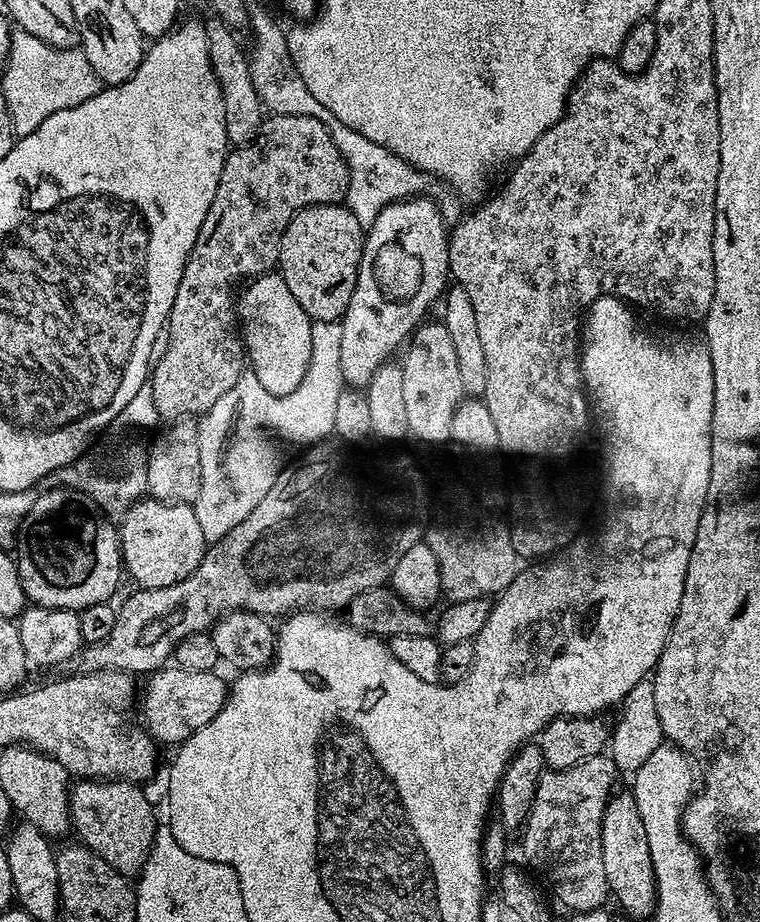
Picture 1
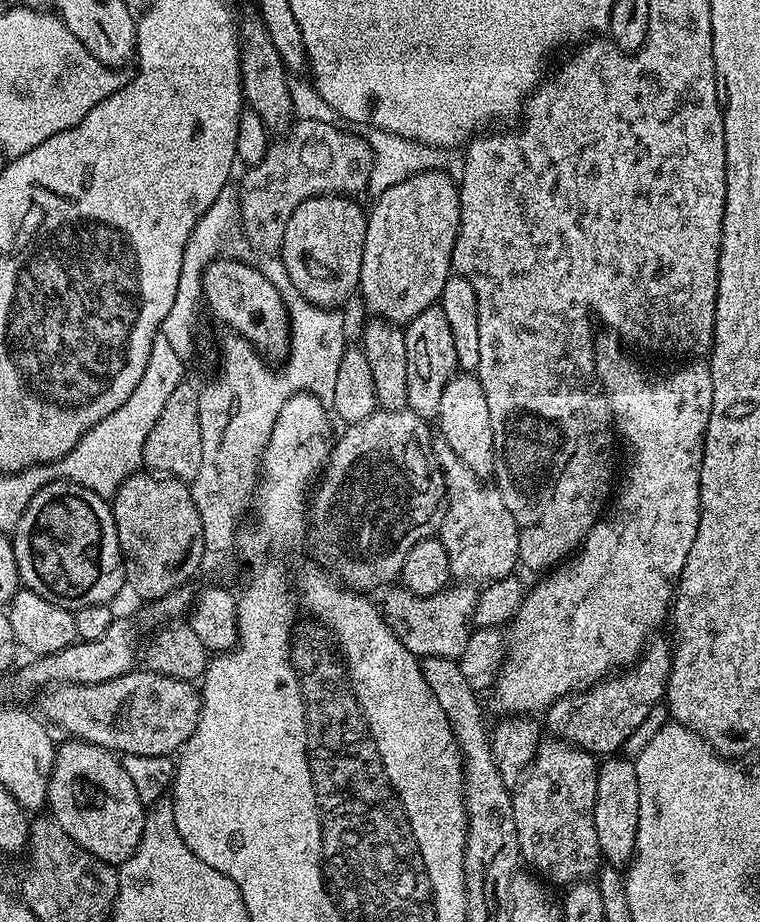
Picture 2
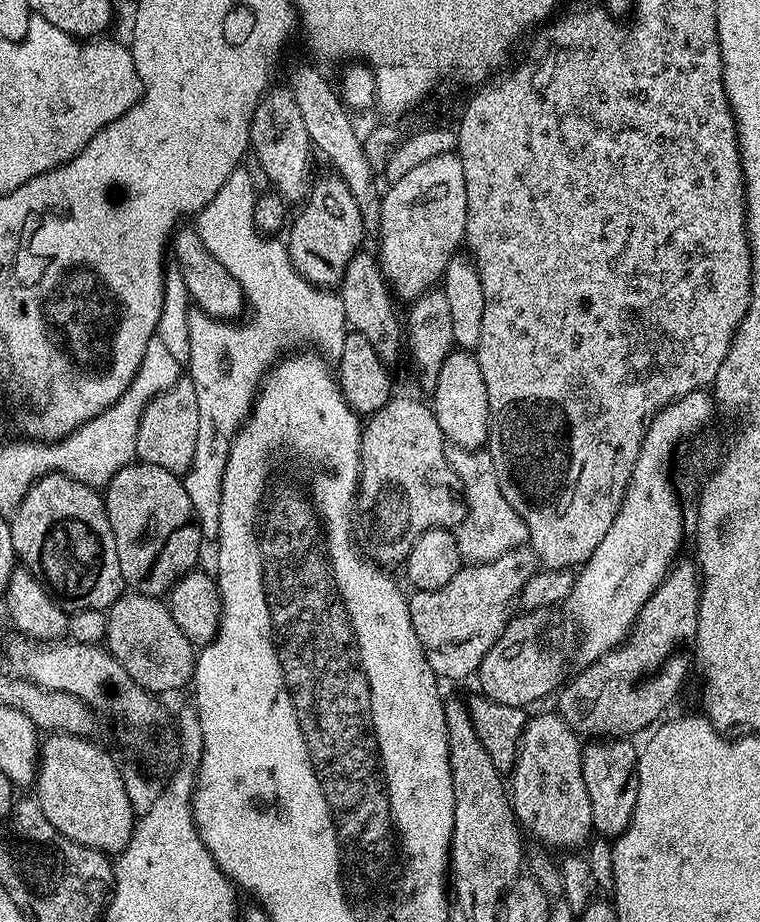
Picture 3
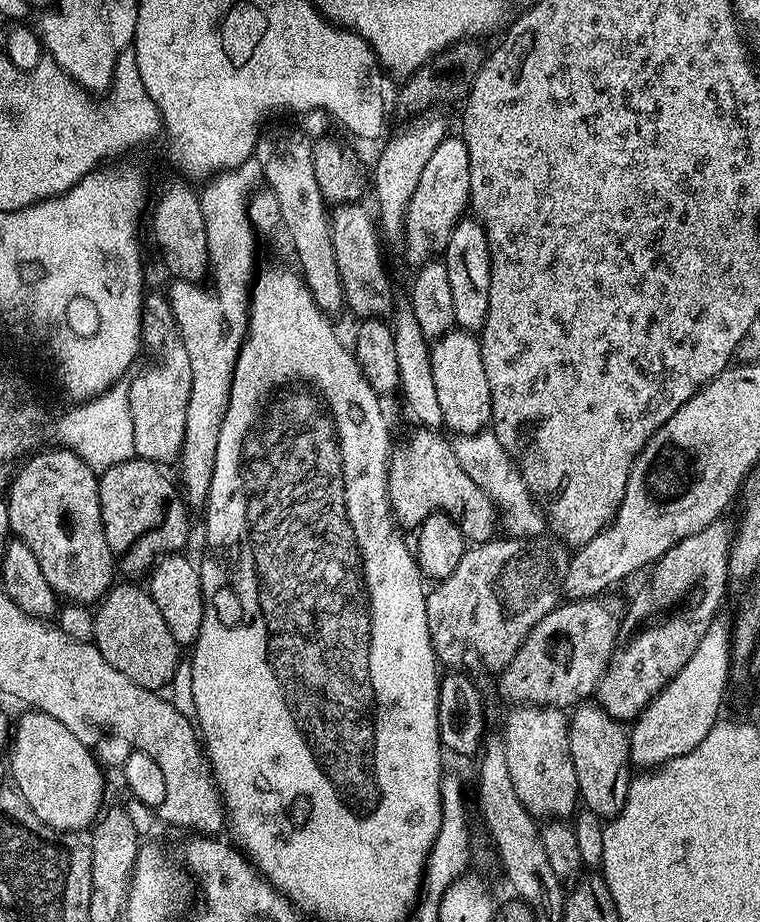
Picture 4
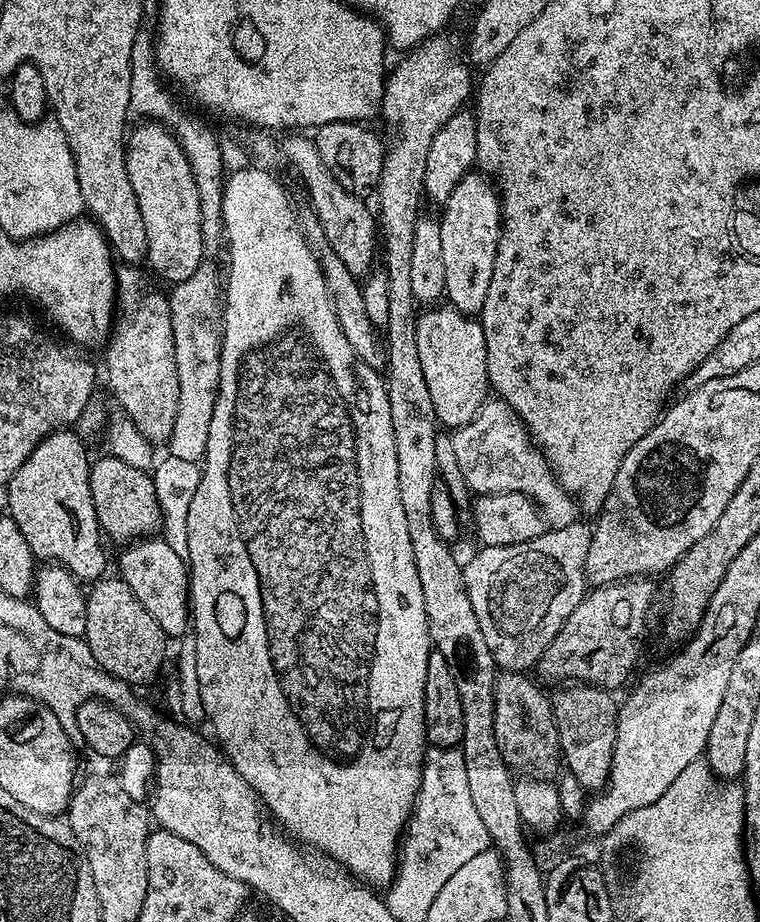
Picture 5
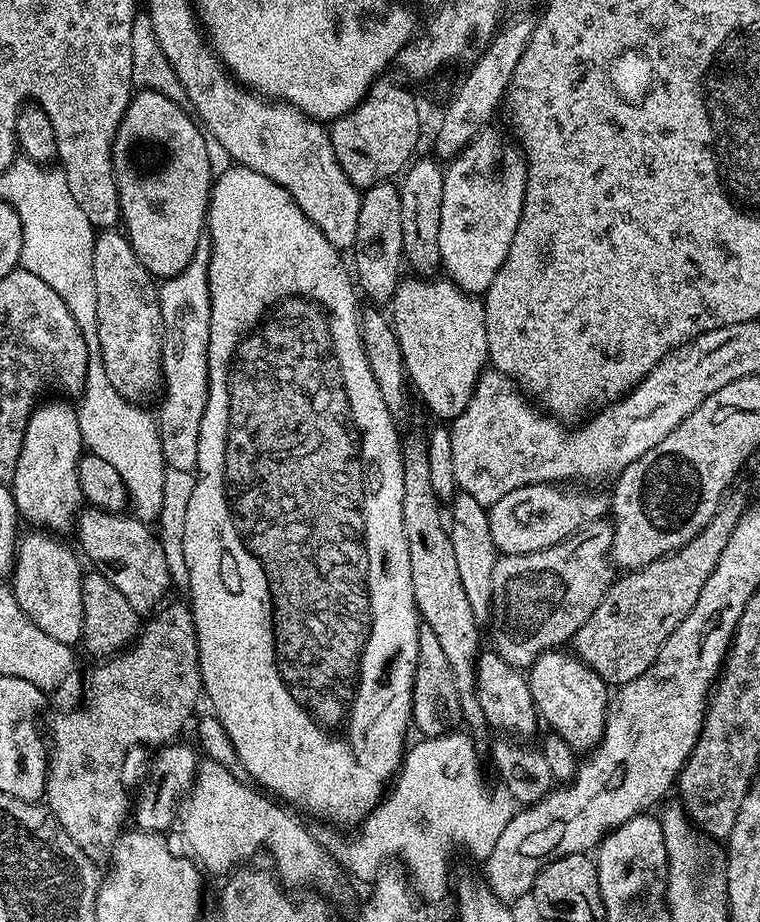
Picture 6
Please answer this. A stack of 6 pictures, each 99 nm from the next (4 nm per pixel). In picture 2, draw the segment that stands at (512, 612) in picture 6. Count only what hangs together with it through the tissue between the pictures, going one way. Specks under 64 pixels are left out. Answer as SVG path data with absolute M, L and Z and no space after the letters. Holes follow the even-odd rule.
M392 586L383 593L384 621L402 642L402 646L406 646L406 650L413 652L416 657L441 656L456 660L462 654L462 650L466 650L466 642L470 635L470 629L473 627L472 615L474 614L477 595L477 589L472 586L449 586L443 588L438 594L430 594L429 596L415 596L409 588Z

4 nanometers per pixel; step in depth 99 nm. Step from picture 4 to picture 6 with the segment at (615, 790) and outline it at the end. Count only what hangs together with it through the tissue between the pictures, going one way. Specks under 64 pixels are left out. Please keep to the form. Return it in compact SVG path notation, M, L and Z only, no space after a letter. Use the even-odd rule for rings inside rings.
M553 650L544 652L533 663L532 667L527 669L528 685L530 694L536 703L536 711L539 719L549 724L551 731L555 735L562 737L565 742L571 746L577 754L587 754L593 748L597 748L606 726L608 717L608 702L610 699L609 685L605 684L603 678L590 666L586 666L580 661L579 656L568 650Z

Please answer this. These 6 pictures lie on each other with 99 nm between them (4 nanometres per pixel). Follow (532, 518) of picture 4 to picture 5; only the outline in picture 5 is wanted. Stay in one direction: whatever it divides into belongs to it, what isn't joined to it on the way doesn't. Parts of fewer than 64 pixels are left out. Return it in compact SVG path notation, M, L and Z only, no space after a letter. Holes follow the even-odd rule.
M499 398L485 400L476 417L466 426L455 429L451 437L454 458L458 458L458 470L462 470L462 478L467 482L469 489L487 490L488 492L521 492L524 496L529 496L536 503L549 529L565 528L577 523L578 505L576 501L556 480L552 467L544 461L540 449L533 444L532 437L525 432L524 423L517 418L515 412L510 410L507 402Z

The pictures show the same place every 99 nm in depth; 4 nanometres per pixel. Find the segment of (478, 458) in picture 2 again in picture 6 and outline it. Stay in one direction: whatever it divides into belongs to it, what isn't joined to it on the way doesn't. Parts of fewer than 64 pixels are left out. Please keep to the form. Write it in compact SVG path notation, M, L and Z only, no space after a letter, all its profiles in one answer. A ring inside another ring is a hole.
M447 278L401 279L396 293L390 301L390 319L392 328L402 350L404 371L407 372L411 387L424 399L424 404L437 416L437 421L451 422L466 410L470 398L476 389L480 373L489 363L488 339L486 338L486 318L483 299L470 296Z

